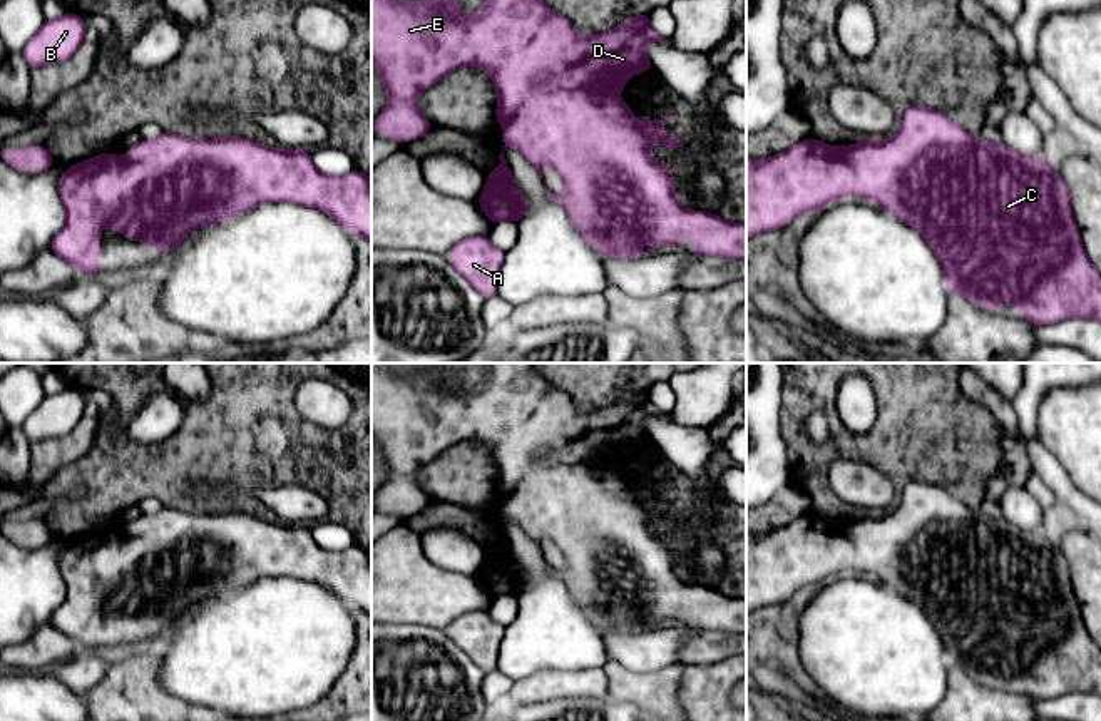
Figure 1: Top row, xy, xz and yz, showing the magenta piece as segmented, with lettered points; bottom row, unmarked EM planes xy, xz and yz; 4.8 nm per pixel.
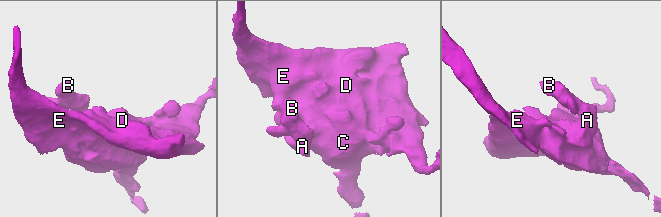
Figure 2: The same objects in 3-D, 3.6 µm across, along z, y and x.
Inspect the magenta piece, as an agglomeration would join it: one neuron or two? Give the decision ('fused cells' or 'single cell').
single cell

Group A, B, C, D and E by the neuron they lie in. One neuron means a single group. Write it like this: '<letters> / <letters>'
A B C D E

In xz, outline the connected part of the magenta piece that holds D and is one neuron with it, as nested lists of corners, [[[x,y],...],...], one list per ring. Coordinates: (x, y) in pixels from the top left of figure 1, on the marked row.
[[[371,0],[371,62],[378,69],[388,94],[388,102],[373,125],[375,136],[385,134],[398,142],[422,137],[433,125],[417,107],[418,95],[457,69],[482,67],[495,85],[495,119],[505,129],[504,147],[499,156],[500,164],[487,176],[485,189],[477,201],[490,224],[505,219],[519,222],[529,211],[529,199],[519,189],[504,157],[505,147],[515,147],[539,171],[540,177],[542,167],[549,166],[564,179],[564,194],[552,192],[545,184],[544,189],[550,201],[566,209],[577,233],[602,259],[609,256],[627,259],[656,256],[634,246],[644,243],[656,248],[681,246],[689,234],[693,236],[691,254],[746,259],[746,222],[728,222],[716,214],[683,207],[676,199],[676,182],[669,167],[651,156],[654,142],[664,144],[671,151],[683,147],[676,134],[659,134],[673,117],[663,115],[643,124],[632,115],[627,100],[621,102],[617,99],[631,75],[654,70],[646,45],[658,42],[671,45],[671,40],[653,30],[649,12],[641,17],[627,17],[611,32],[584,38],[571,20],[554,12],[542,0],[487,0],[469,17],[462,17],[460,8],[460,0]]]

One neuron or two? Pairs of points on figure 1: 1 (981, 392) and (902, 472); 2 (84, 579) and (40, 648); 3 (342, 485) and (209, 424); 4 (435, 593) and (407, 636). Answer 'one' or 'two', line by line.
1: two
2: one
3: one
4: two

